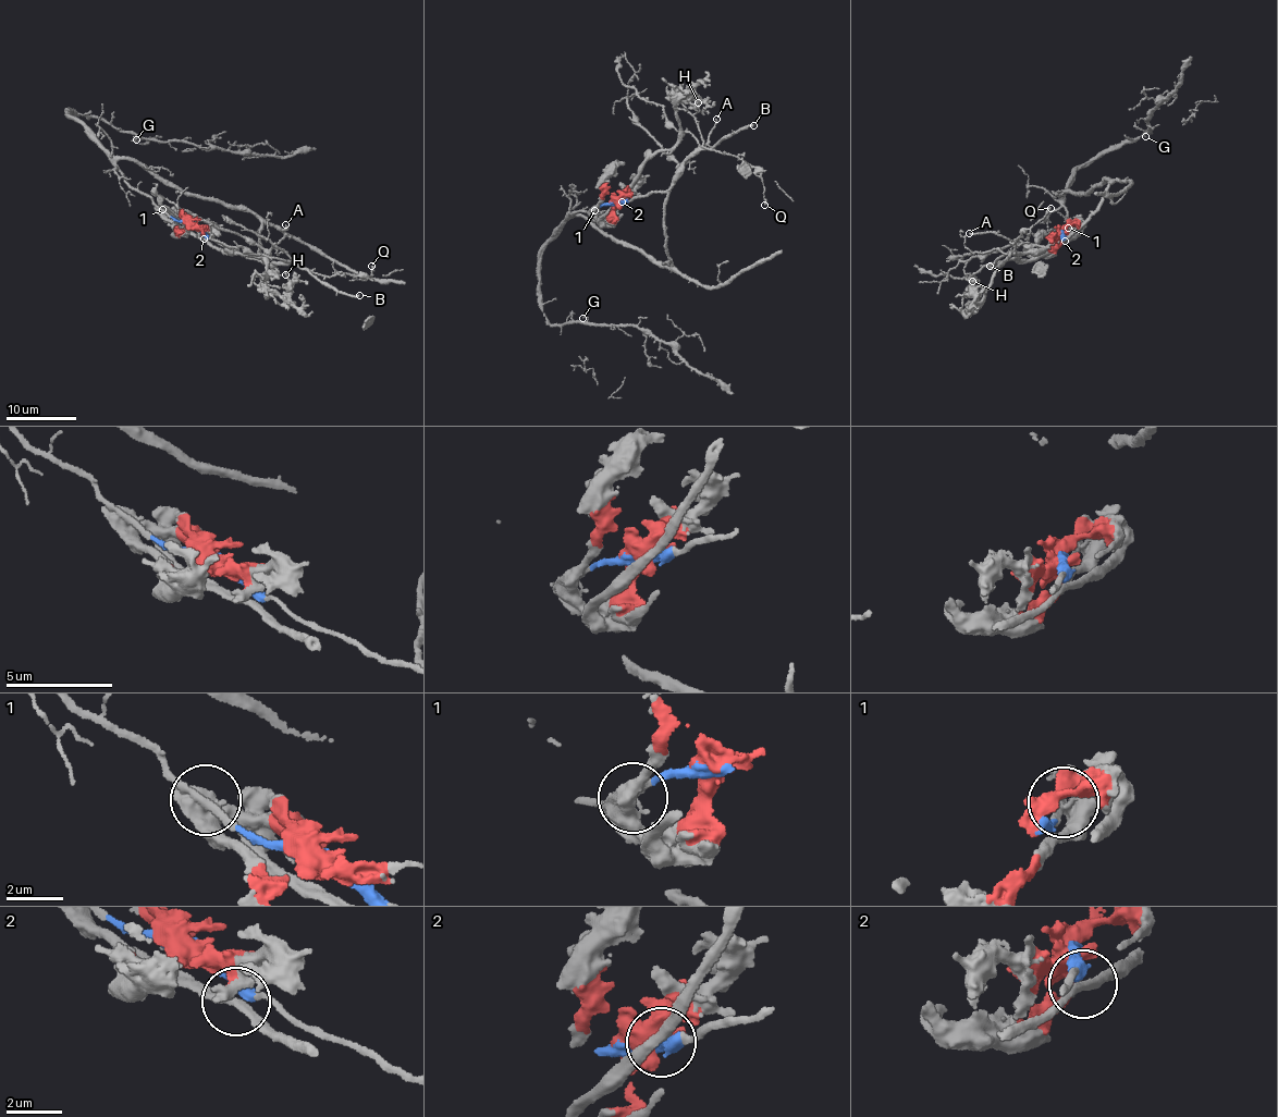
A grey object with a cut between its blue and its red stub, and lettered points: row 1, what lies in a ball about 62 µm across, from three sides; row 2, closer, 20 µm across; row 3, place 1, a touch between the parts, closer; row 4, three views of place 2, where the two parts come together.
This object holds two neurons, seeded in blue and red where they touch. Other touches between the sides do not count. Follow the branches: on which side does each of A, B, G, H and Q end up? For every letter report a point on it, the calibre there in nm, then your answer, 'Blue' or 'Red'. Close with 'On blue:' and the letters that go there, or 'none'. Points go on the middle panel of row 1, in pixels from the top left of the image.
A: Place: (716, 119). Thickness 140 nm. Blue
B: Place: (753, 125). Thickness 220 nm. Blue
G: Place: (582, 318). Thickness 120 nm. Blue
H: Place: (698, 102). Thickness 140 nm. Red
Q: Place: (764, 205). Thickness 160 nm. Blue
On blue: A, B, G, Q

